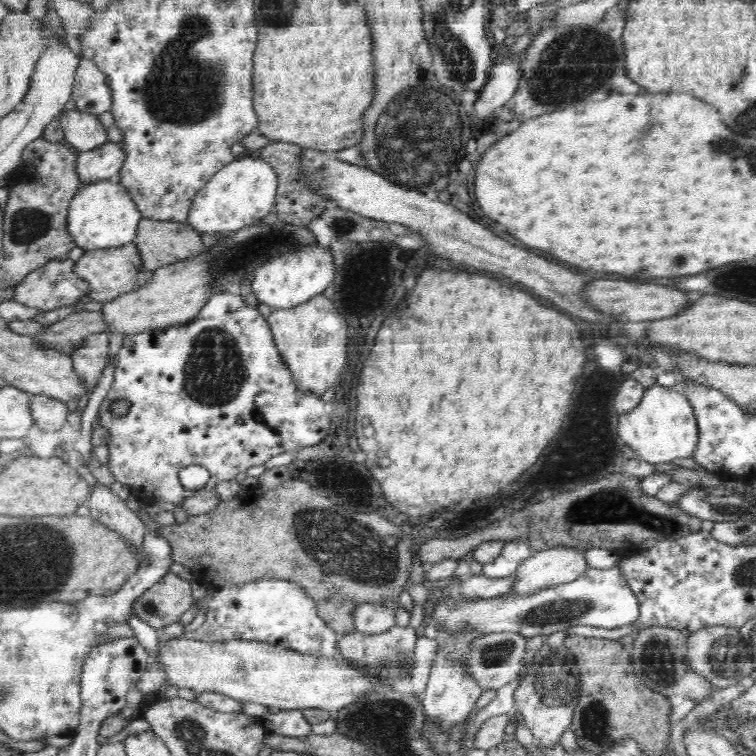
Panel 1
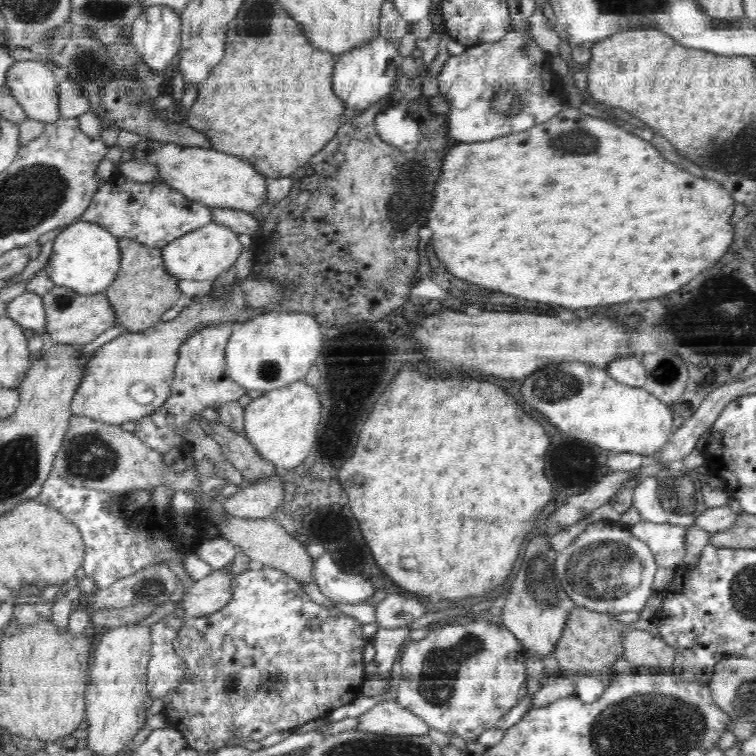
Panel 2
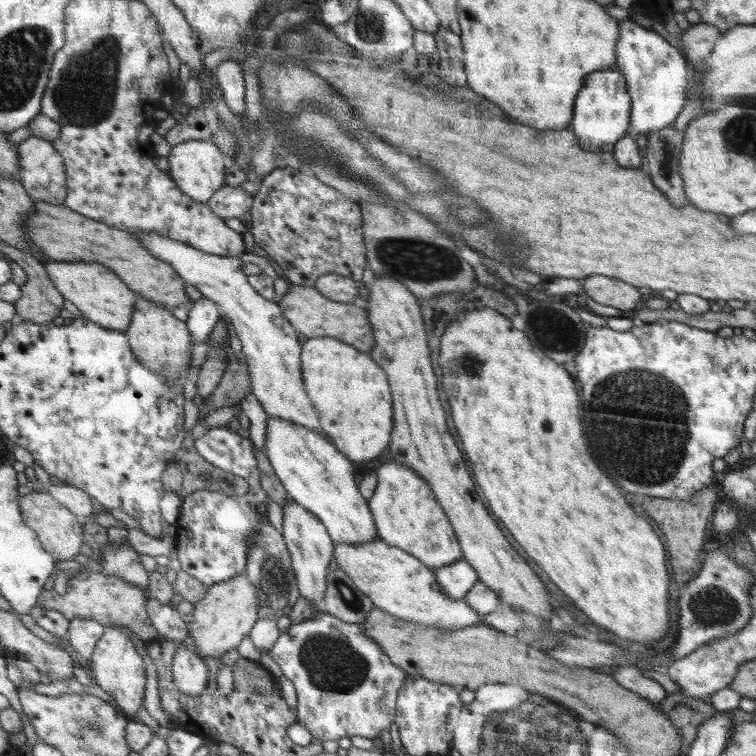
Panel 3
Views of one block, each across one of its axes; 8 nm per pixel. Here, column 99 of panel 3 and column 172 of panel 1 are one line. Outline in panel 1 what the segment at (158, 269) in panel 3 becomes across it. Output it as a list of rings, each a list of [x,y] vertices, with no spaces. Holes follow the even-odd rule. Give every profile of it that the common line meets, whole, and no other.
[[[142,218],[133,242],[138,247],[144,266],[152,272],[204,250],[202,234],[185,221]]]

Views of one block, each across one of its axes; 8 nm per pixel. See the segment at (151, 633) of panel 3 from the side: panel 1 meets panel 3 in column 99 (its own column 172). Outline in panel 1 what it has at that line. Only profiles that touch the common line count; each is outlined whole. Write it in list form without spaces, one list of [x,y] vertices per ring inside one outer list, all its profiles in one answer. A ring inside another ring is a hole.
[[[171,571],[136,599],[133,613],[152,628],[161,630],[178,621],[194,603],[189,581]]]

